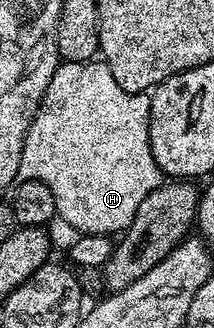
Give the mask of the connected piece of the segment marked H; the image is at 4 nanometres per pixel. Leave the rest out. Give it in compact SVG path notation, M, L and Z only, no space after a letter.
M100 60L67 61L58 64L55 75L41 100L41 108L29 122L29 134L23 143L19 174L47 183L55 195L57 217L65 220L78 234L117 235L128 229L139 203L162 184L163 174L155 163L149 142L148 92L128 93L115 83L108 65Z

